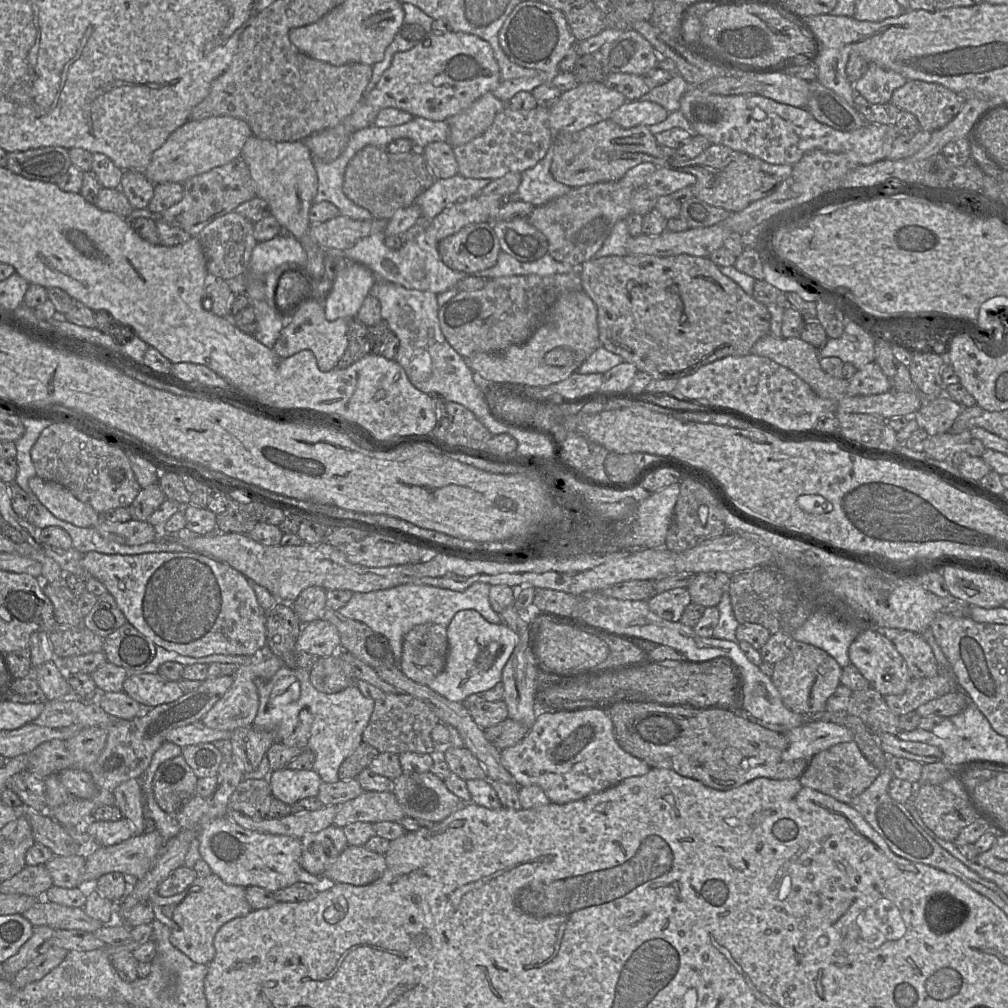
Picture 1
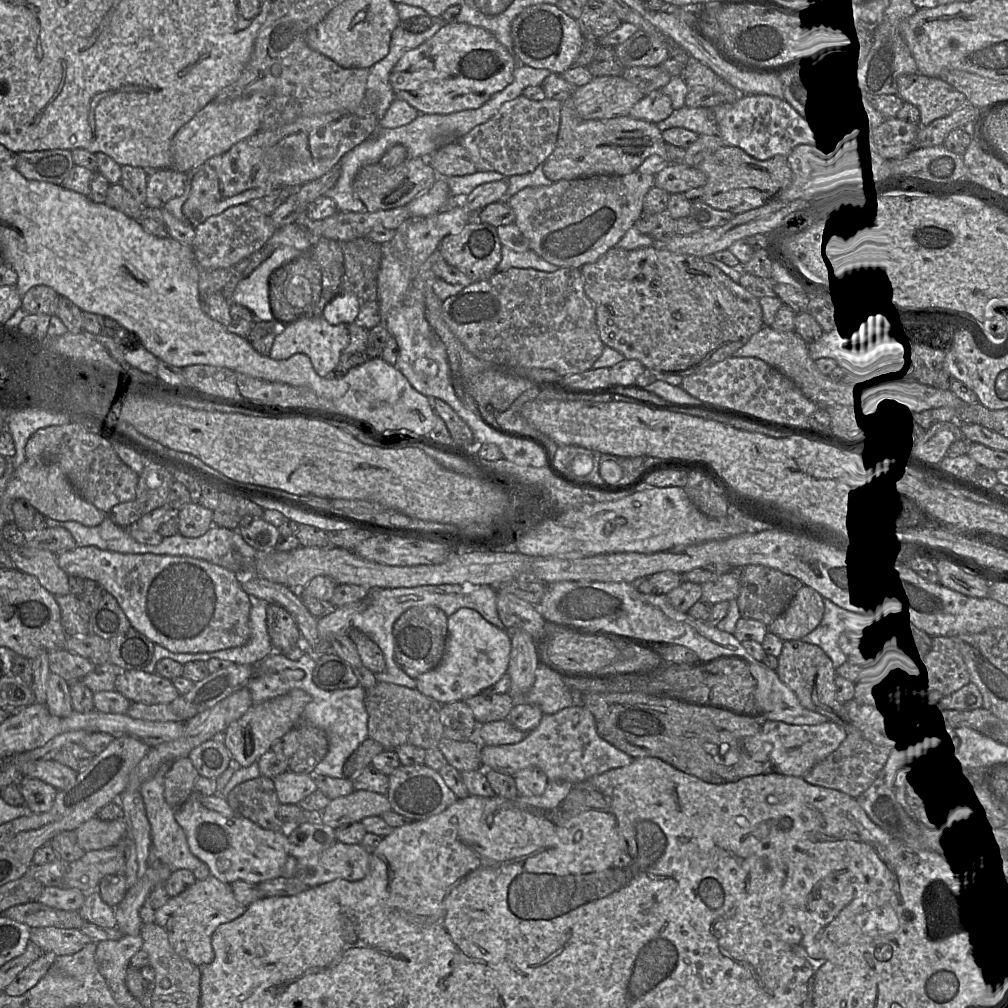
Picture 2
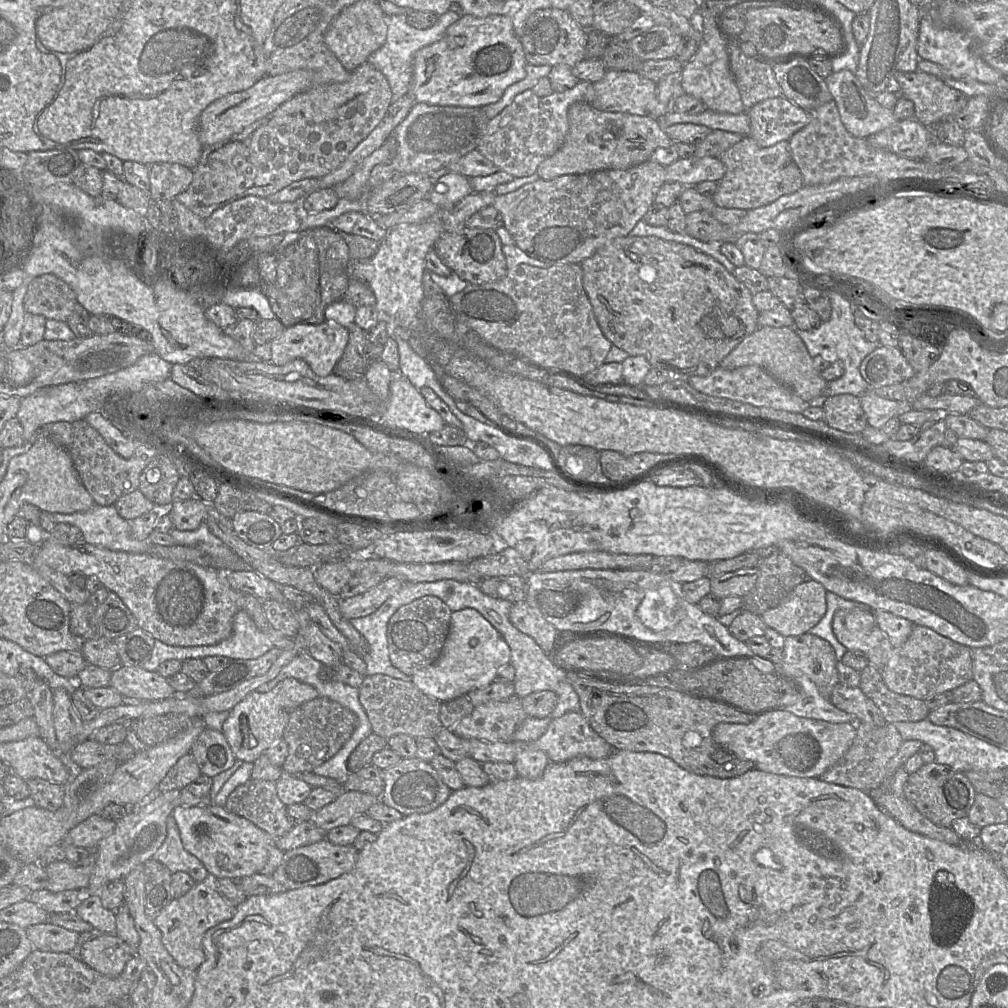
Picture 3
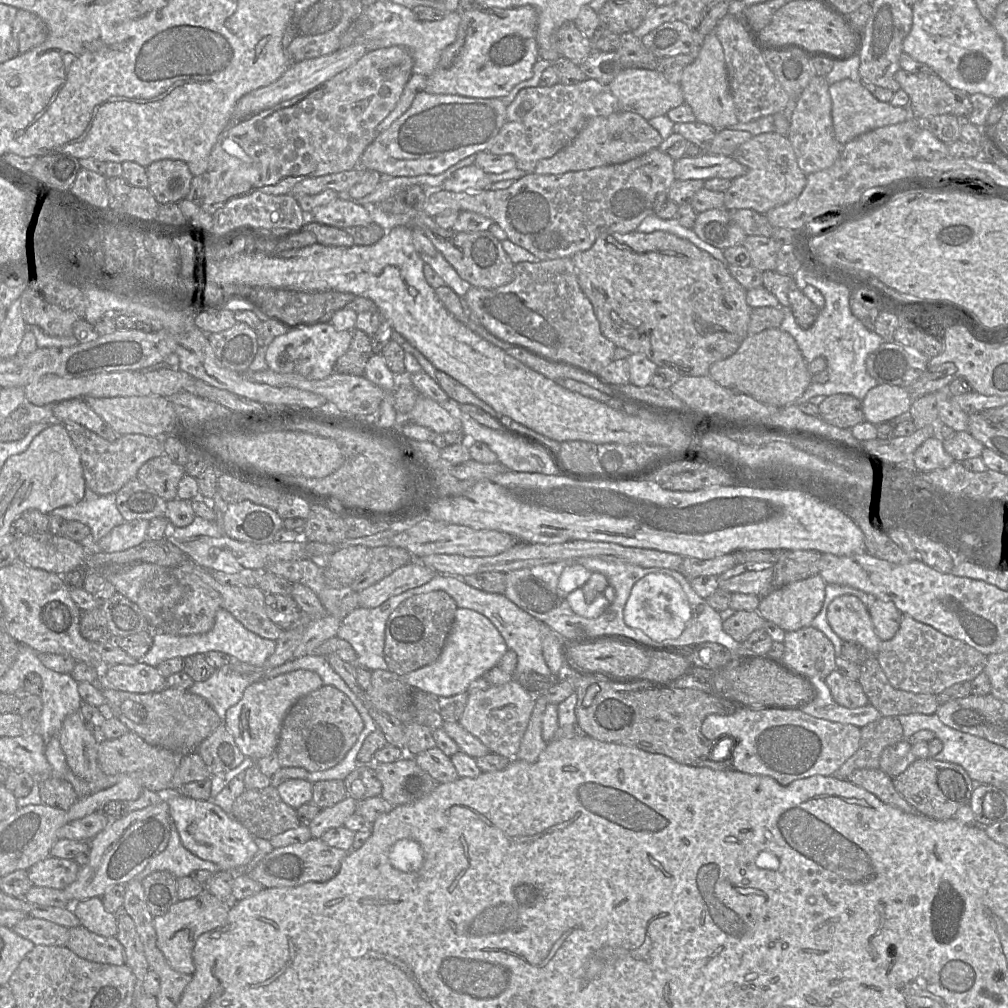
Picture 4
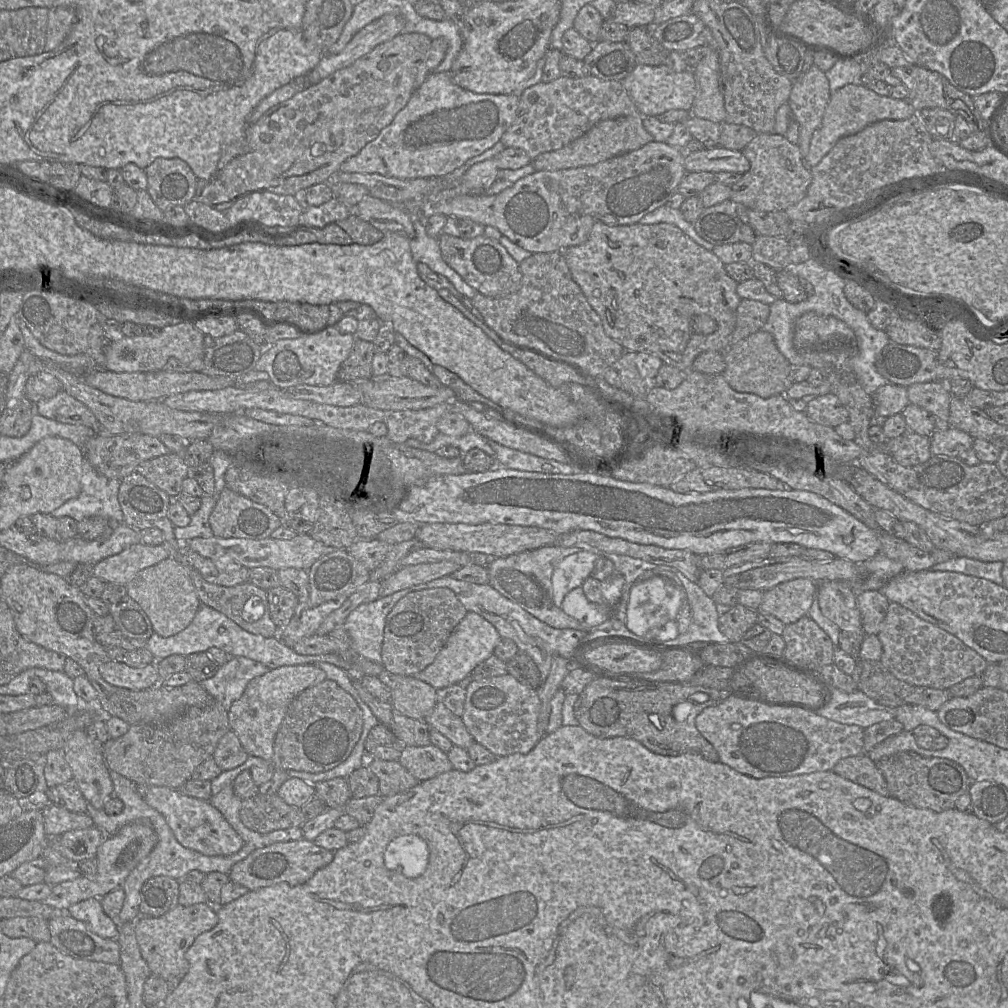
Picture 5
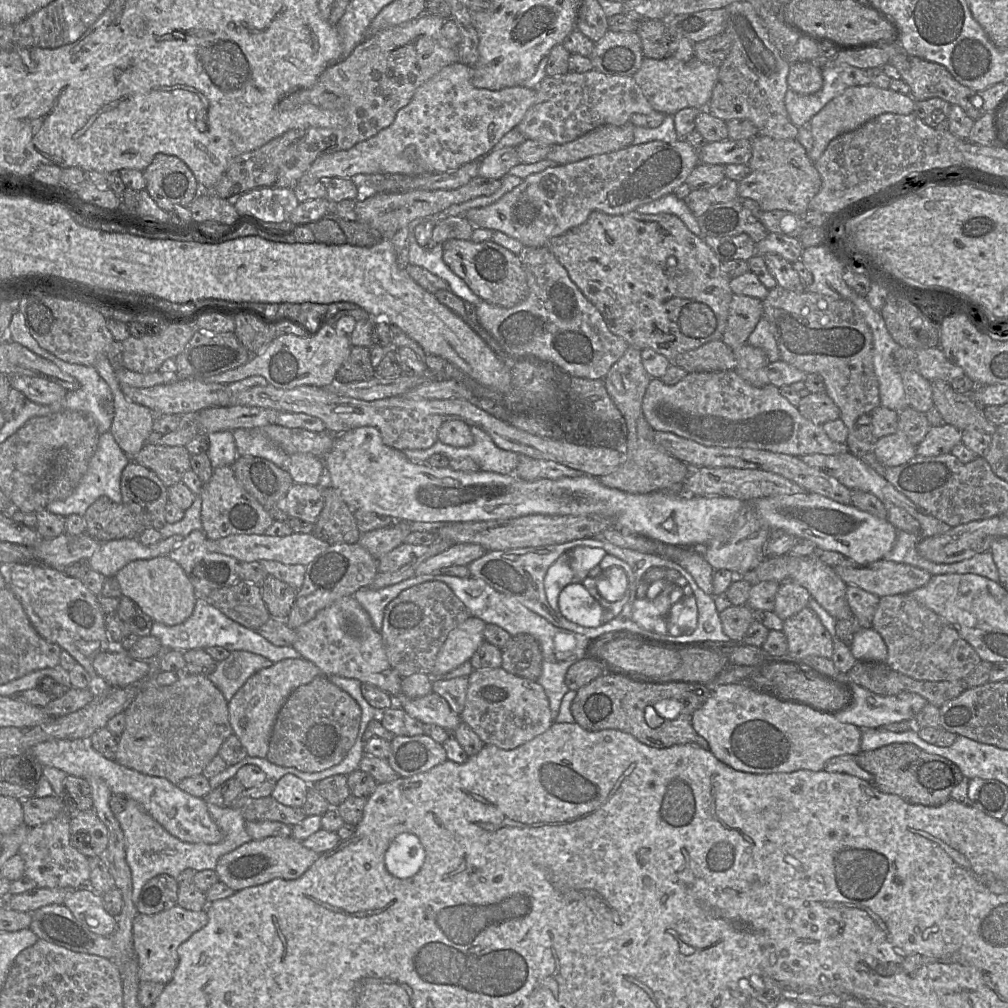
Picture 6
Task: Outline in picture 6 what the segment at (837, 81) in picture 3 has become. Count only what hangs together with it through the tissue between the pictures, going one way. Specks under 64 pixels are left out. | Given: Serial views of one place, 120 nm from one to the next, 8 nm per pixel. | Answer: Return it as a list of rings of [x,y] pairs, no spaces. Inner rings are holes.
[[[872,84],[846,88],[842,94],[827,103],[809,122],[813,137],[813,147],[809,152],[809,158],[815,163],[834,138],[859,128],[883,113],[911,114],[914,110],[914,102],[915,100],[910,95],[904,95],[889,88],[882,89]]]

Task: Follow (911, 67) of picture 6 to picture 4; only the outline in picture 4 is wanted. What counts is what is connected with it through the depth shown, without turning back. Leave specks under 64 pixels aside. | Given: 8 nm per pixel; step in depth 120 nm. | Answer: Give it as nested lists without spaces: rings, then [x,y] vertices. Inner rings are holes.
[[[899,69],[894,78],[909,95],[910,117],[923,122],[941,114],[953,114],[966,119],[972,112],[970,95],[951,87],[935,73]]]

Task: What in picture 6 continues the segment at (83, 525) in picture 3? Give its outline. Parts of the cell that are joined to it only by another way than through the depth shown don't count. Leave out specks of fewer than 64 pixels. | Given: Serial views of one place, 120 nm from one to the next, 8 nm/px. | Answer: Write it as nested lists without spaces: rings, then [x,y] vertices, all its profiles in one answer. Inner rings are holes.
[[[109,431],[100,434],[96,450],[89,461],[87,471],[76,489],[66,499],[56,500],[50,503],[45,509],[66,518],[72,514],[84,516],[88,507],[101,496],[106,496],[115,503],[122,503],[120,489],[121,474],[129,461],[130,459],[121,450]]]

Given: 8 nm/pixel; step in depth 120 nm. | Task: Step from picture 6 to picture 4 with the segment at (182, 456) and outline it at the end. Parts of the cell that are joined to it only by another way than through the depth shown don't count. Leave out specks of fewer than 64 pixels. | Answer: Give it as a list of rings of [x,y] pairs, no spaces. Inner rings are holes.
[[[166,454],[151,458],[138,470],[137,478],[166,501],[177,498],[178,484],[186,474],[183,466],[173,462]]]

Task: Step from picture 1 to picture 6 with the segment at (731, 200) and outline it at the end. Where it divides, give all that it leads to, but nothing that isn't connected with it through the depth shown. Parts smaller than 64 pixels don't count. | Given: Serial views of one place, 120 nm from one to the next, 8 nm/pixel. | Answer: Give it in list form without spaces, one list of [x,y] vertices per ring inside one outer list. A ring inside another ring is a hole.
[[[758,135],[751,139],[750,173],[738,182],[738,196],[756,201],[762,211],[784,210],[804,215],[821,188],[821,177],[805,148],[795,139]]]

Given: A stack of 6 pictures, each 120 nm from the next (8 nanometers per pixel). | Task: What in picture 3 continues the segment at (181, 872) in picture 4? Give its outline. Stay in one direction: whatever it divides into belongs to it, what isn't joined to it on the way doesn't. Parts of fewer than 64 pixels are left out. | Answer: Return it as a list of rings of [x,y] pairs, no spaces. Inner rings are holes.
[[[173,815],[167,819],[167,837],[152,858],[166,865],[172,873],[179,871],[190,873],[204,867],[196,856],[183,847],[180,830]]]

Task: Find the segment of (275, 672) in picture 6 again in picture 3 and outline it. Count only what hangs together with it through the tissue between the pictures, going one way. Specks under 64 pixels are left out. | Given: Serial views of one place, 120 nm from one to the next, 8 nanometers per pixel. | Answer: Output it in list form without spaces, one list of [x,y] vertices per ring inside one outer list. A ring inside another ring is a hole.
[[[295,678],[282,680],[266,693],[258,691],[249,693],[230,711],[222,729],[236,759],[253,763],[267,749],[283,738],[290,714],[303,703],[317,697],[319,697],[319,693],[313,686]]]

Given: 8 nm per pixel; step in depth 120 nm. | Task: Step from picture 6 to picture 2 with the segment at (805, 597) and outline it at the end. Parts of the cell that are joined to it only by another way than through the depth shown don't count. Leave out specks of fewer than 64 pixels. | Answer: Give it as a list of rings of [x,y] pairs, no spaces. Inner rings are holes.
[[[803,585],[786,610],[769,626],[783,641],[801,640],[821,623],[824,598],[813,588]]]

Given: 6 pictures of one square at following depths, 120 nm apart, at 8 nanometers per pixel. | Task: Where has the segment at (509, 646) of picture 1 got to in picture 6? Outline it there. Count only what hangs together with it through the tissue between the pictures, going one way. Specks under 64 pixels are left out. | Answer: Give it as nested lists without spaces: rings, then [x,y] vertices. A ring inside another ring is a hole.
[[[471,616],[454,628],[437,654],[431,677],[441,677],[470,661],[479,646],[485,641],[486,623]]]

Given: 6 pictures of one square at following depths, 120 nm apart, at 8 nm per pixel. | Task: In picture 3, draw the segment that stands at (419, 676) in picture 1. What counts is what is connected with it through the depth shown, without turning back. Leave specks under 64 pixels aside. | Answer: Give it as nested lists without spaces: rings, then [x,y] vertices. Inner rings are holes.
[[[424,596],[400,607],[390,618],[387,628],[389,658],[394,667],[412,677],[415,672],[432,665],[440,656],[451,624],[451,609],[436,596]]]

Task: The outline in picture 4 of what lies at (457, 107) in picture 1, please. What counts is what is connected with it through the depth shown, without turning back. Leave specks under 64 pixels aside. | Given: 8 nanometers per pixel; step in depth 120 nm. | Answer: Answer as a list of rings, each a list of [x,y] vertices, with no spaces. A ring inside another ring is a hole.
[[[531,5],[508,9],[478,6],[462,12],[456,40],[441,53],[423,90],[472,98],[506,96],[516,84],[533,76],[533,65],[539,59],[537,31],[538,11]]]

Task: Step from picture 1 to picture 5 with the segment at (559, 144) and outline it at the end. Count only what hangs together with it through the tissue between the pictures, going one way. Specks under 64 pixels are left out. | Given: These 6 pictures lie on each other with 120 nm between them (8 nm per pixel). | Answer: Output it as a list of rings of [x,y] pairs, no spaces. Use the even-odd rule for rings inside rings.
[[[641,115],[621,116],[598,122],[575,141],[558,150],[541,153],[530,163],[533,164],[536,171],[555,171],[594,165],[609,158],[637,150],[651,141],[653,141],[653,137],[644,128]]]

